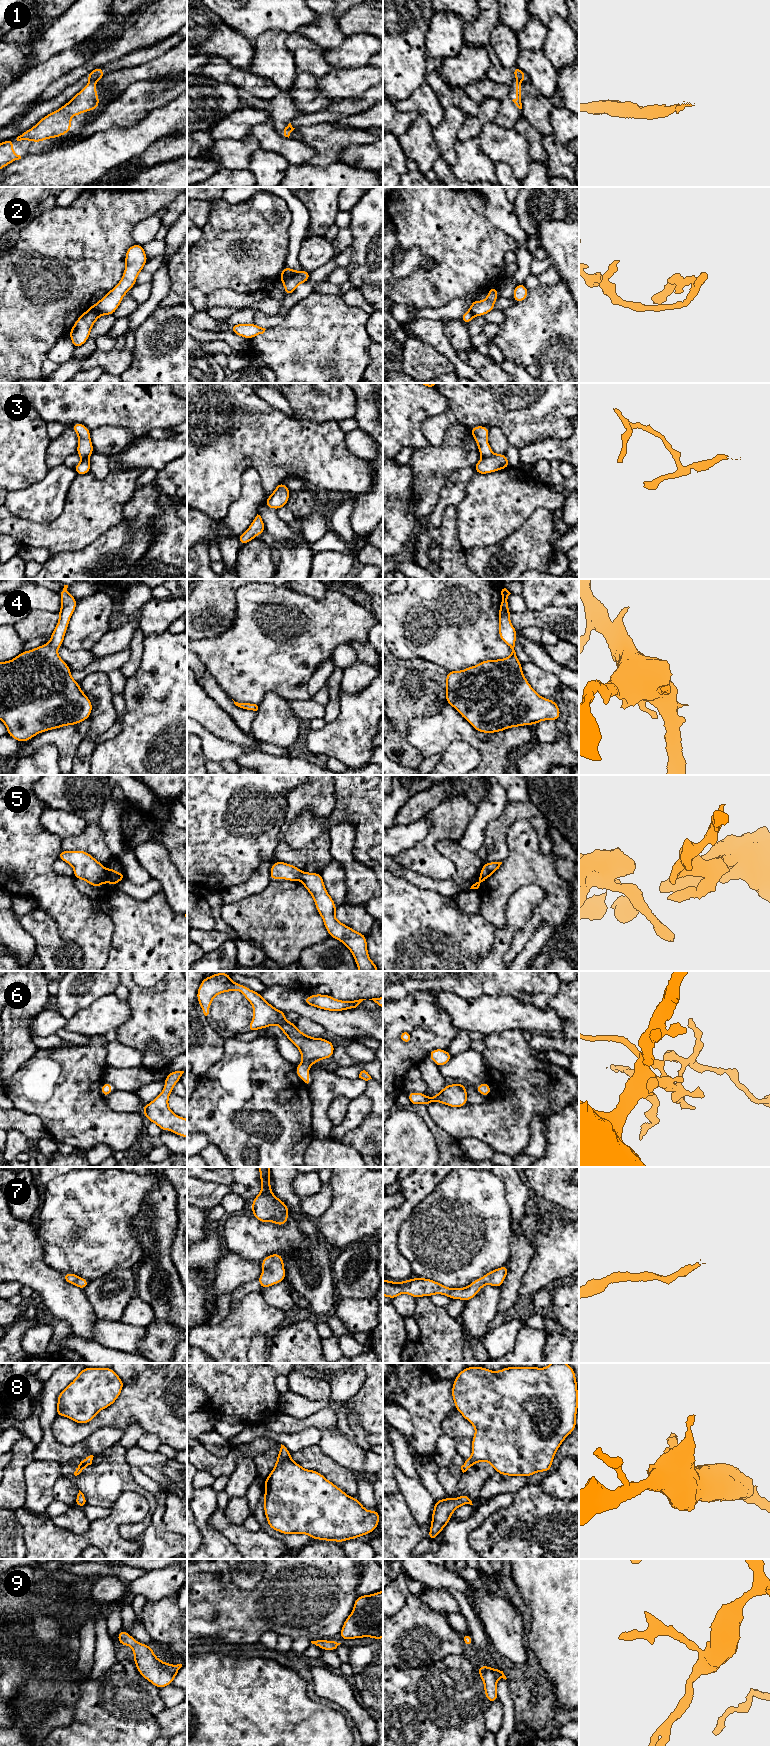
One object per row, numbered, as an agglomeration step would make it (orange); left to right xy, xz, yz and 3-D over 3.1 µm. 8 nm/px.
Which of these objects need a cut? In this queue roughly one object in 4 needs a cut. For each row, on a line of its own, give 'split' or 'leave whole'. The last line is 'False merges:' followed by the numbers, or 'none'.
1: split
2: split
3: split
4: leave whole
5: split
6: leave whole
7: leave whole
8: leave whole
9: leave whole
False merges: 1, 2, 3, 5

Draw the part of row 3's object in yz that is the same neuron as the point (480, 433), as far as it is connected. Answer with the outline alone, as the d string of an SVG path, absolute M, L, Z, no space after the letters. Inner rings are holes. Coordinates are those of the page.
M475 426L472 427L470 431L477 443L477 447L482 458L487 458L491 456L493 452L487 440L489 428L486 426Z

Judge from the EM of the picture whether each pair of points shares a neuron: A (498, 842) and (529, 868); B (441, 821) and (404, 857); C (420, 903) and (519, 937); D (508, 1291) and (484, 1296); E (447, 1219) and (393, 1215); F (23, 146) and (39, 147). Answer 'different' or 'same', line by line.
A: different
B: same
C: different
D: different
E: different
F: same

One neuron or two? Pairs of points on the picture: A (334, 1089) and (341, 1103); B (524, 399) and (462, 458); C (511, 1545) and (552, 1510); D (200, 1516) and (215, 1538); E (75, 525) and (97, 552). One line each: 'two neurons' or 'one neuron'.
A: two neurons
B: two neurons
C: one neuron
D: one neuron
E: two neurons

